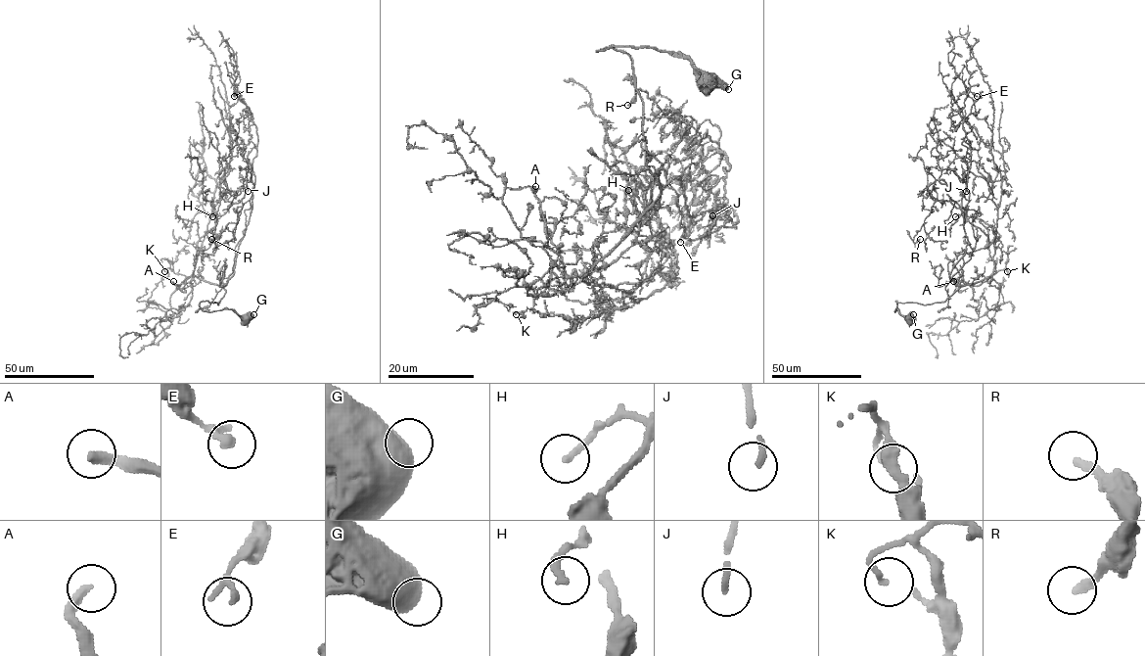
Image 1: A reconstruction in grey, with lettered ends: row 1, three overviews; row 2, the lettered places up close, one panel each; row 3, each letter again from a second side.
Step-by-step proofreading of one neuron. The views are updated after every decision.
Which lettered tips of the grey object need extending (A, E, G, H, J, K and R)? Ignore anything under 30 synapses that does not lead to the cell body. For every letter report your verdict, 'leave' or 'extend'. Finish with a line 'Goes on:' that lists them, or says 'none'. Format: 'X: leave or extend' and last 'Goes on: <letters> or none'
A: extend
E: leave
G: leave
H: extend
J: extend
K: leave
R: leave
Goes on: A, H, J

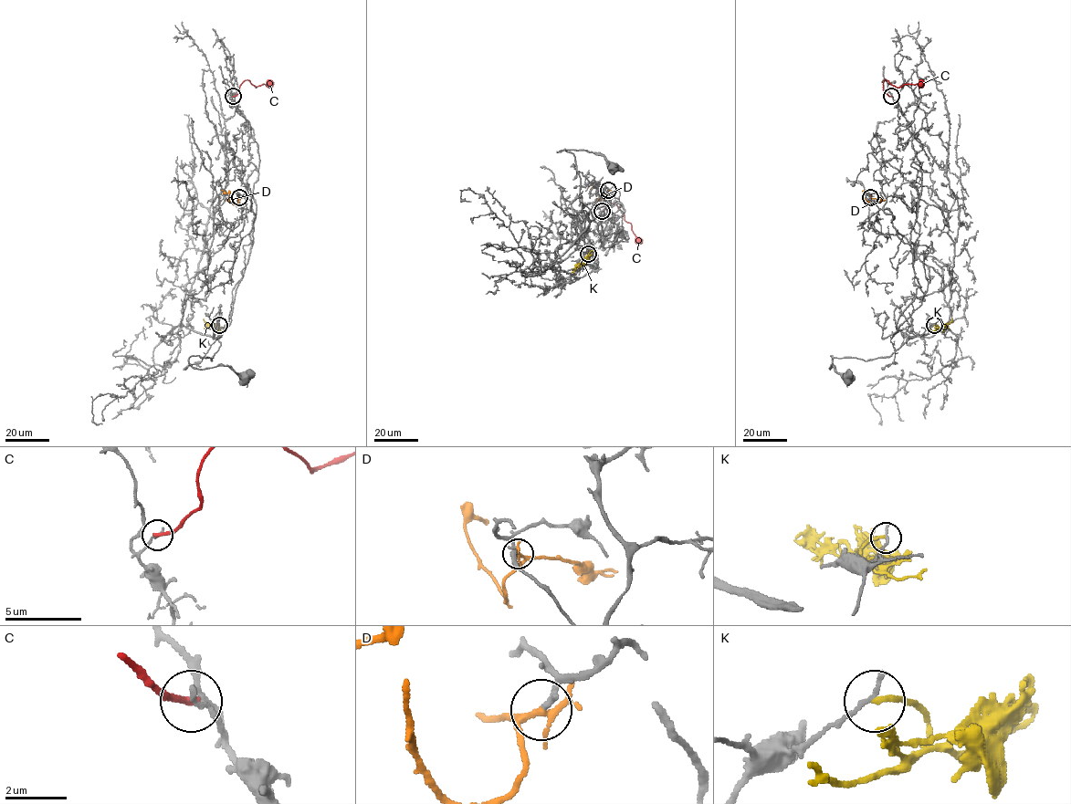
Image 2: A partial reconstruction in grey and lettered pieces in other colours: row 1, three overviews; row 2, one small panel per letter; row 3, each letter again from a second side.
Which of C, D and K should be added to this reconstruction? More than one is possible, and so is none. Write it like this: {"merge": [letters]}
{"merge": ["D"]}

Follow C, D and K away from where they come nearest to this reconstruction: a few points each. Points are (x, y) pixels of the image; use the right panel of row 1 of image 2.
C: (891, 96), (883, 90), (885, 79), (896, 87), (924, 84)
D: (870, 197), (868, 204), (863, 193), (869, 190)
K: (934, 325), (941, 328), (952, 318)

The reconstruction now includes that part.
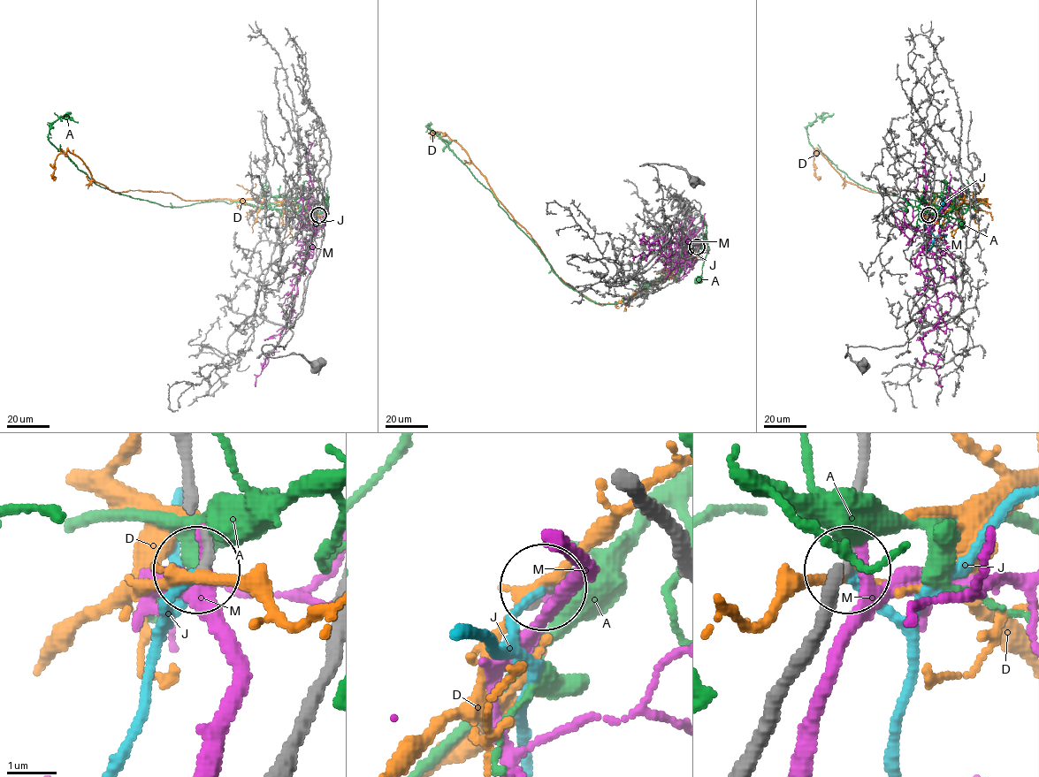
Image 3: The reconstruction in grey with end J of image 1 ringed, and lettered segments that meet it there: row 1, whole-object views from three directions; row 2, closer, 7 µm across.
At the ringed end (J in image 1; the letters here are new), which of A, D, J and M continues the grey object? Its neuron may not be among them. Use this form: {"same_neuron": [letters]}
{"same_neuron": ["J"]}

